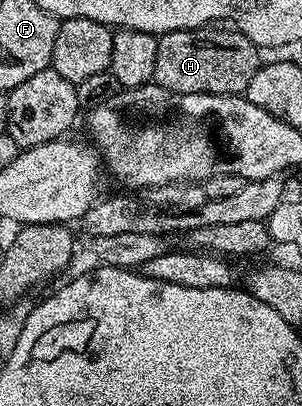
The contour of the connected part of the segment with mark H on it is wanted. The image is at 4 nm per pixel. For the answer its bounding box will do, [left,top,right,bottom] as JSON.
[152,28,263,96]

